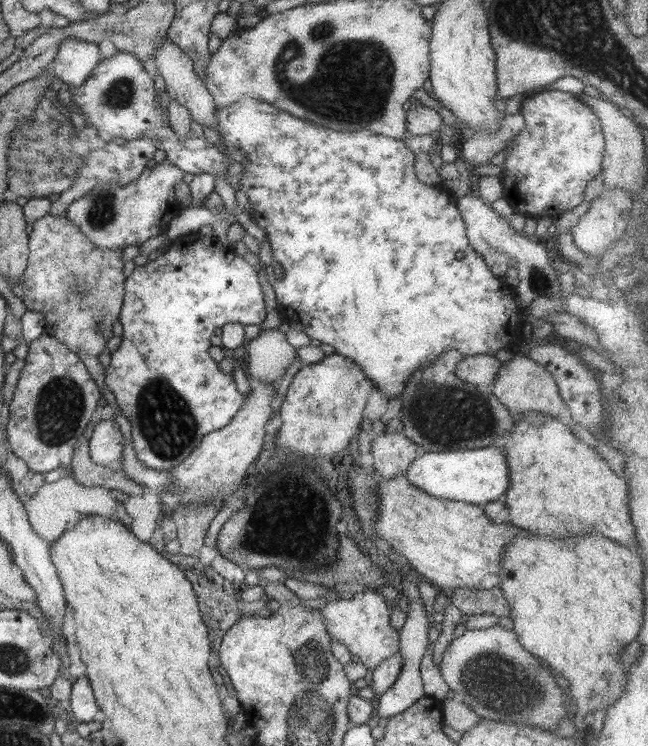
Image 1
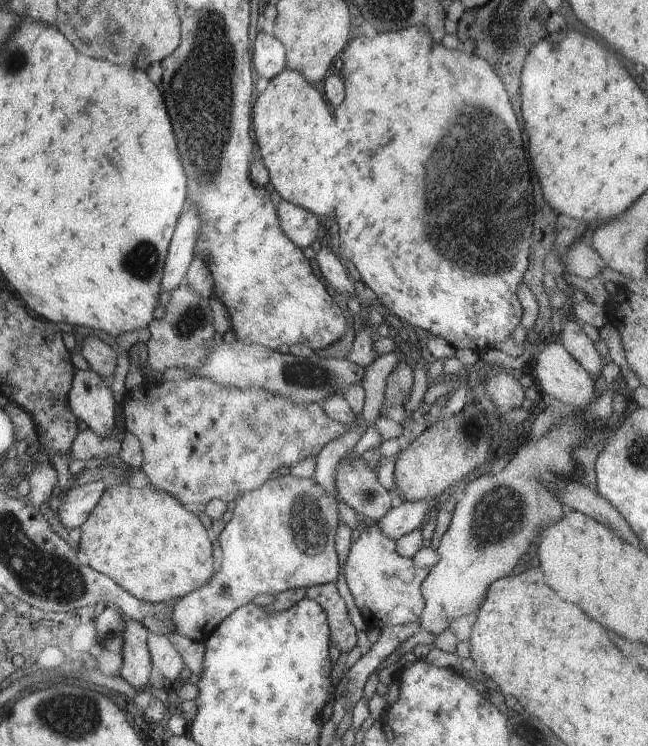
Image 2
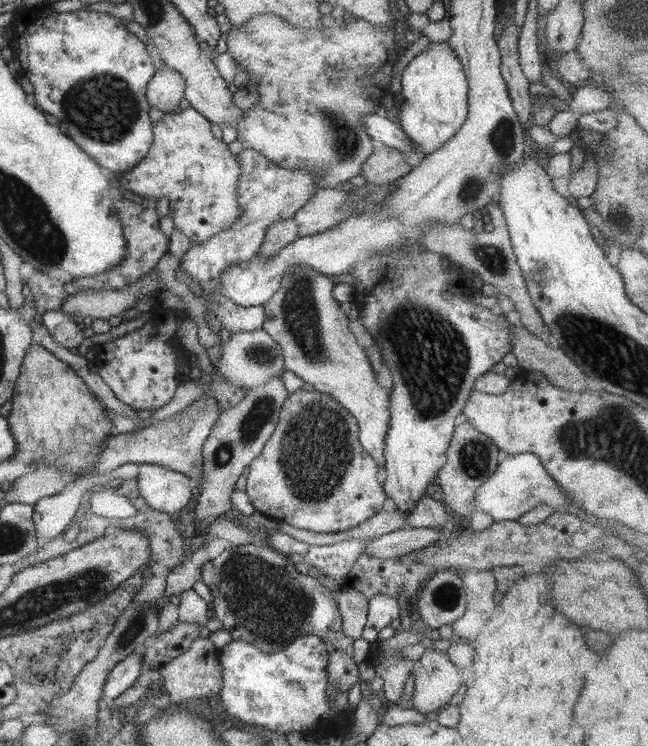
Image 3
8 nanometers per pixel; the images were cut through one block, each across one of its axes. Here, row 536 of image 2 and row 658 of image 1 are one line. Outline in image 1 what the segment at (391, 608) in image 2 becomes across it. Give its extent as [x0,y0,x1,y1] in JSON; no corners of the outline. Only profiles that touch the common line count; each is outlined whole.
[320,590,399,670]

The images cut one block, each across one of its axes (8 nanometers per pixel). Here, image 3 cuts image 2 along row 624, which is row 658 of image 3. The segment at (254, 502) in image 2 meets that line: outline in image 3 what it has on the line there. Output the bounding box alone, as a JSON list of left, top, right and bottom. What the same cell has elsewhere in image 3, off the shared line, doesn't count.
[158,638,222,704]

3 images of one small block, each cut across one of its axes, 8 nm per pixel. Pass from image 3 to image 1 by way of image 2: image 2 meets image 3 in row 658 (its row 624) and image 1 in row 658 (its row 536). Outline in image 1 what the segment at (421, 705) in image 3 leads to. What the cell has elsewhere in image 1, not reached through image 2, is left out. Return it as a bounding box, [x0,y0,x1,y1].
[439,624,568,730]

